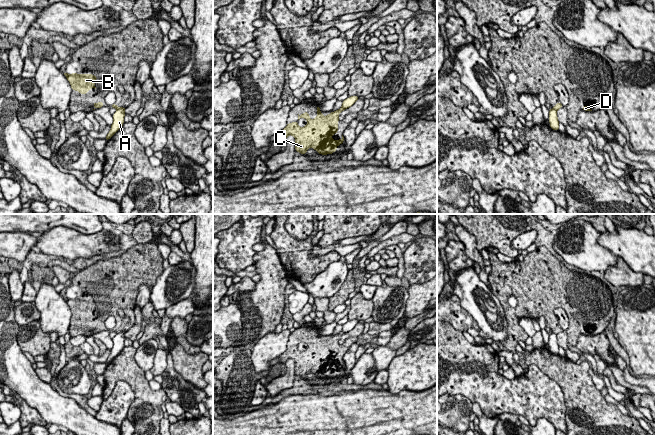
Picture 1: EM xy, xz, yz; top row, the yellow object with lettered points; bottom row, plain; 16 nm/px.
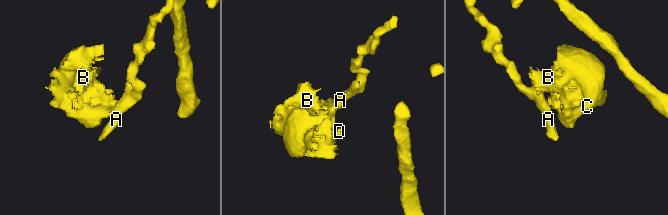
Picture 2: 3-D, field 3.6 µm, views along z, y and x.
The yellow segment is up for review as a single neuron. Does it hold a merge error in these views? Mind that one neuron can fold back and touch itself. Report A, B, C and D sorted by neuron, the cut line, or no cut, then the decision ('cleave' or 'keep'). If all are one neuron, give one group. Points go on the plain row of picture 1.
groups A / B C D; cut xz (341, 331), (344, 333); cleave

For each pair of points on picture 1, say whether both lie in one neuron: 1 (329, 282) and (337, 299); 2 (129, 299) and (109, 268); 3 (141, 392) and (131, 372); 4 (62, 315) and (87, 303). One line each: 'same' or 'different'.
1: different
2: same
3: same
4: different

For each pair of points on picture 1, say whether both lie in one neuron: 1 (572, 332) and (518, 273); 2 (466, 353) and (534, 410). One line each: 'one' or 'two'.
1: one
2: one

